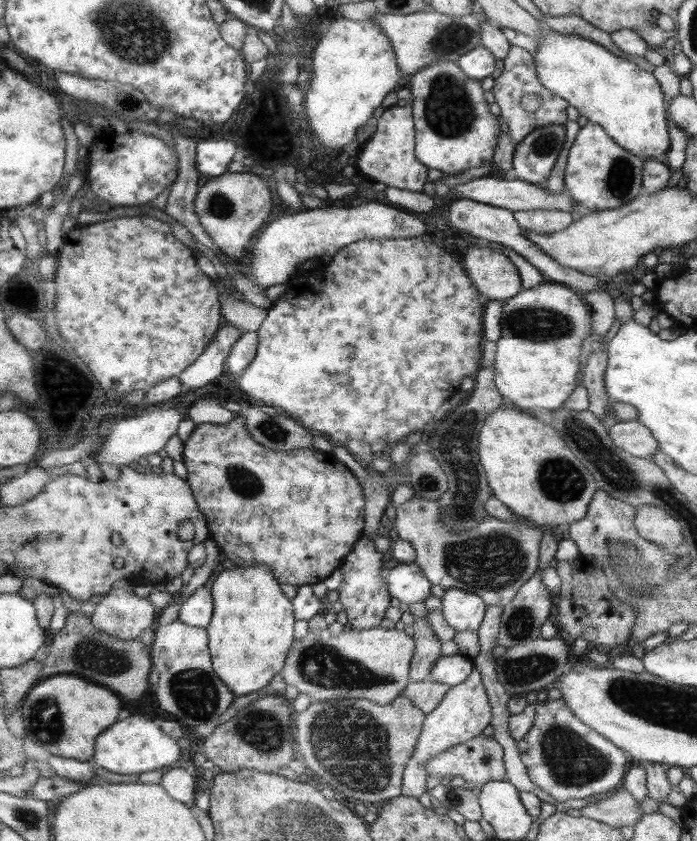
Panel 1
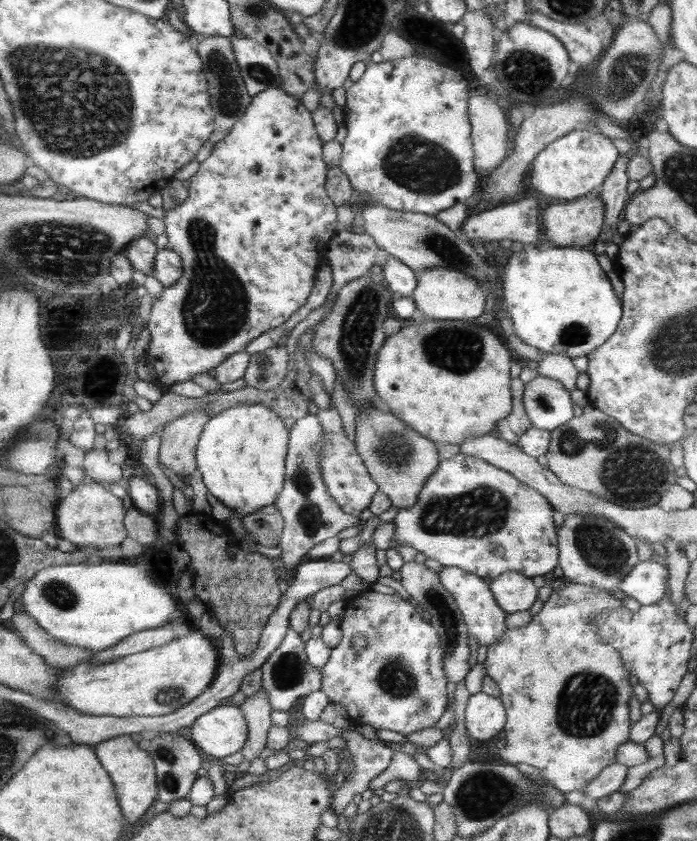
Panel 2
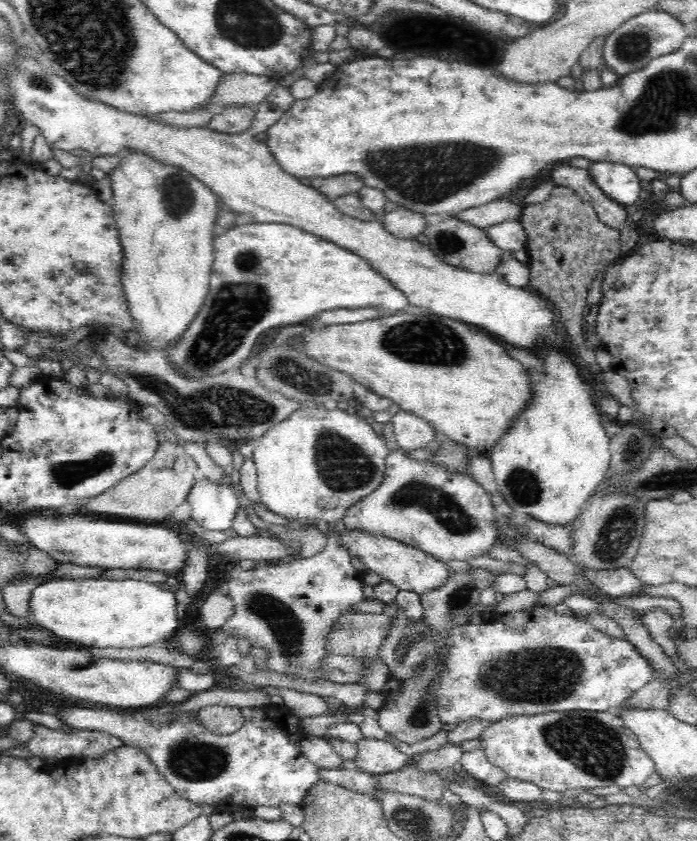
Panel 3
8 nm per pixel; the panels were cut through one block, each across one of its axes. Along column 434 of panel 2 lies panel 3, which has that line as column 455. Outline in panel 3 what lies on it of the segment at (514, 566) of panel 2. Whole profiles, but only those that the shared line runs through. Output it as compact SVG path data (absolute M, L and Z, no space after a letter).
M400 447L386 457L382 484L343 516L351 530L385 536L419 548L442 562L484 556L496 542L498 527L491 494L468 473L450 471L430 459L416 460Z

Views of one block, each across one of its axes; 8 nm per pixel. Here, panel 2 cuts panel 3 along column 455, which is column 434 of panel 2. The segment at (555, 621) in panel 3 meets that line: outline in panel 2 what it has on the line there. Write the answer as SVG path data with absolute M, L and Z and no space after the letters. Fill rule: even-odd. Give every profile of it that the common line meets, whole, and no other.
M372 590L360 591L346 601L339 627L342 630L342 640L338 646L332 648L328 661L321 668L321 691L332 703L344 708L350 722L406 736L434 727L441 721L448 701L443 648L440 647L437 630L411 599L400 591L394 595ZM354 636L362 636L368 640L366 649L356 650L352 647Z

